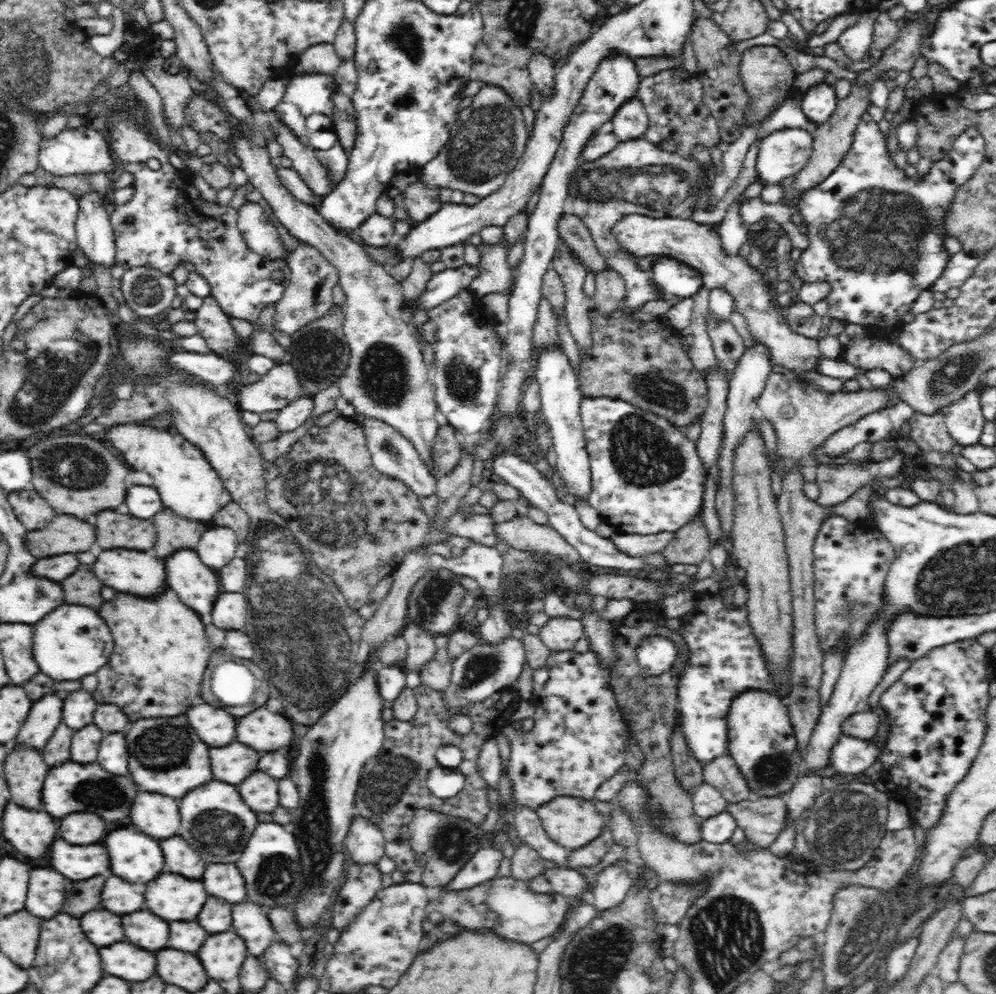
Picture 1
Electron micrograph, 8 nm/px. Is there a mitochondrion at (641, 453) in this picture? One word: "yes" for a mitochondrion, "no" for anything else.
yes

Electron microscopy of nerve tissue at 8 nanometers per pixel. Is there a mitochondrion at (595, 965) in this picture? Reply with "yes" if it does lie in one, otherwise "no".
yes

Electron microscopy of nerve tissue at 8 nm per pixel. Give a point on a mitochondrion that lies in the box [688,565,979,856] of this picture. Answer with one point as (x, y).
(850, 611)

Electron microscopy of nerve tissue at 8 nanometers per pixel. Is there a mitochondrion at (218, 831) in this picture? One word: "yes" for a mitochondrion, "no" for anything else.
yes

